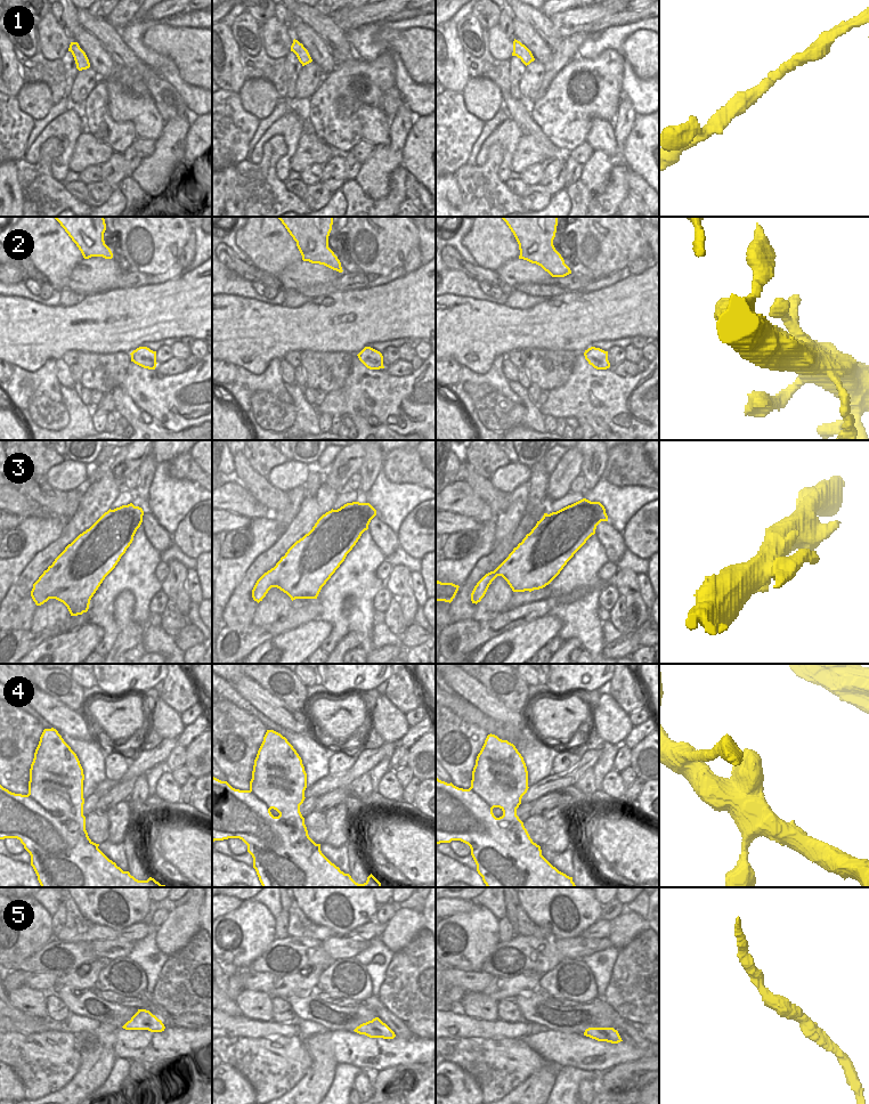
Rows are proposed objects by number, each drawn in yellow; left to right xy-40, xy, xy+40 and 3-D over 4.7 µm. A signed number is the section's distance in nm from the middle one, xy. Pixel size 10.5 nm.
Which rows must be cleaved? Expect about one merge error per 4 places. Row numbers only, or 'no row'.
no row

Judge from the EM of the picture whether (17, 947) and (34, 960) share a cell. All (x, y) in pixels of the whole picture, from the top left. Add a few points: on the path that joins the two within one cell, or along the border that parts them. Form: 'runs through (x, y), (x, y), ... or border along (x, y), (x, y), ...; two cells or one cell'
border along (50, 940), (40, 949), (22, 959), (11, 957); two cells

